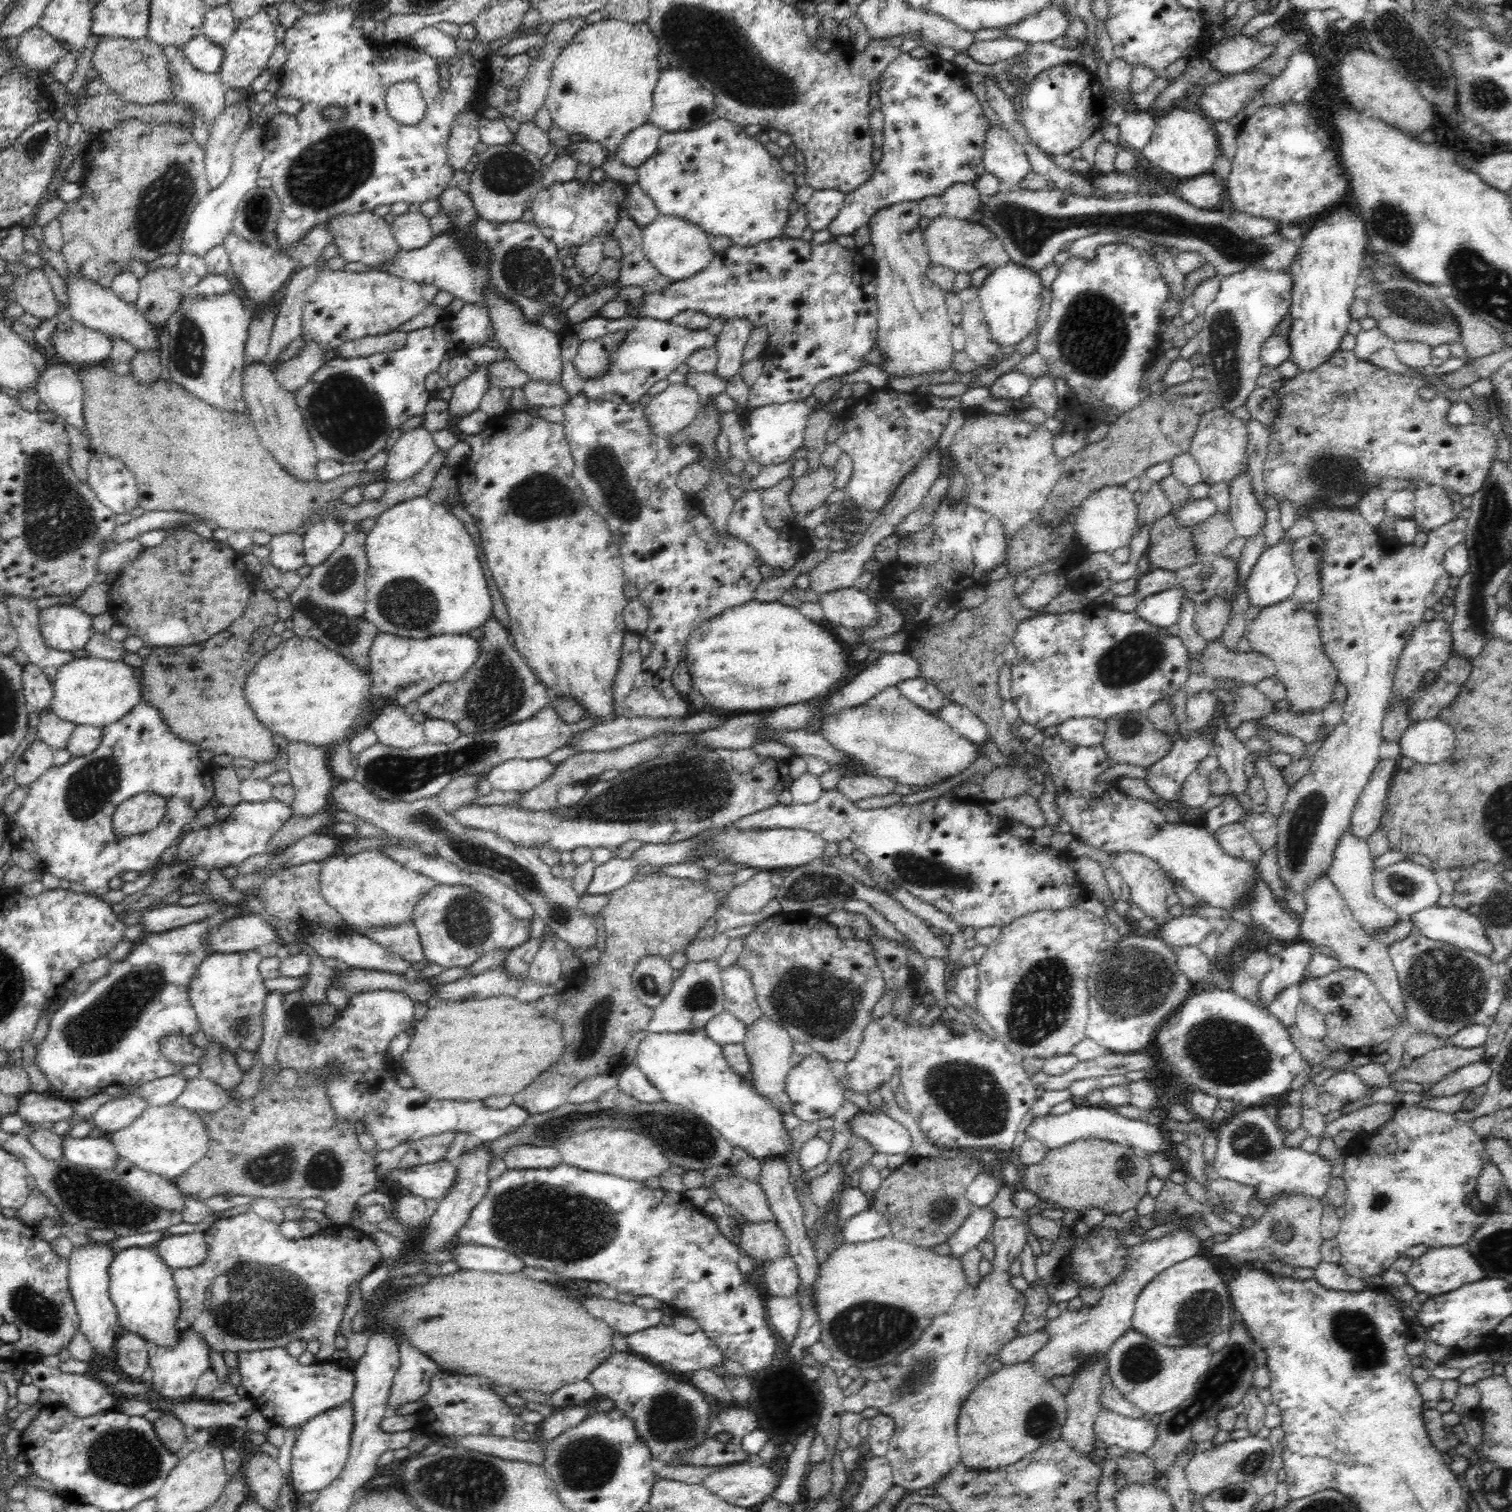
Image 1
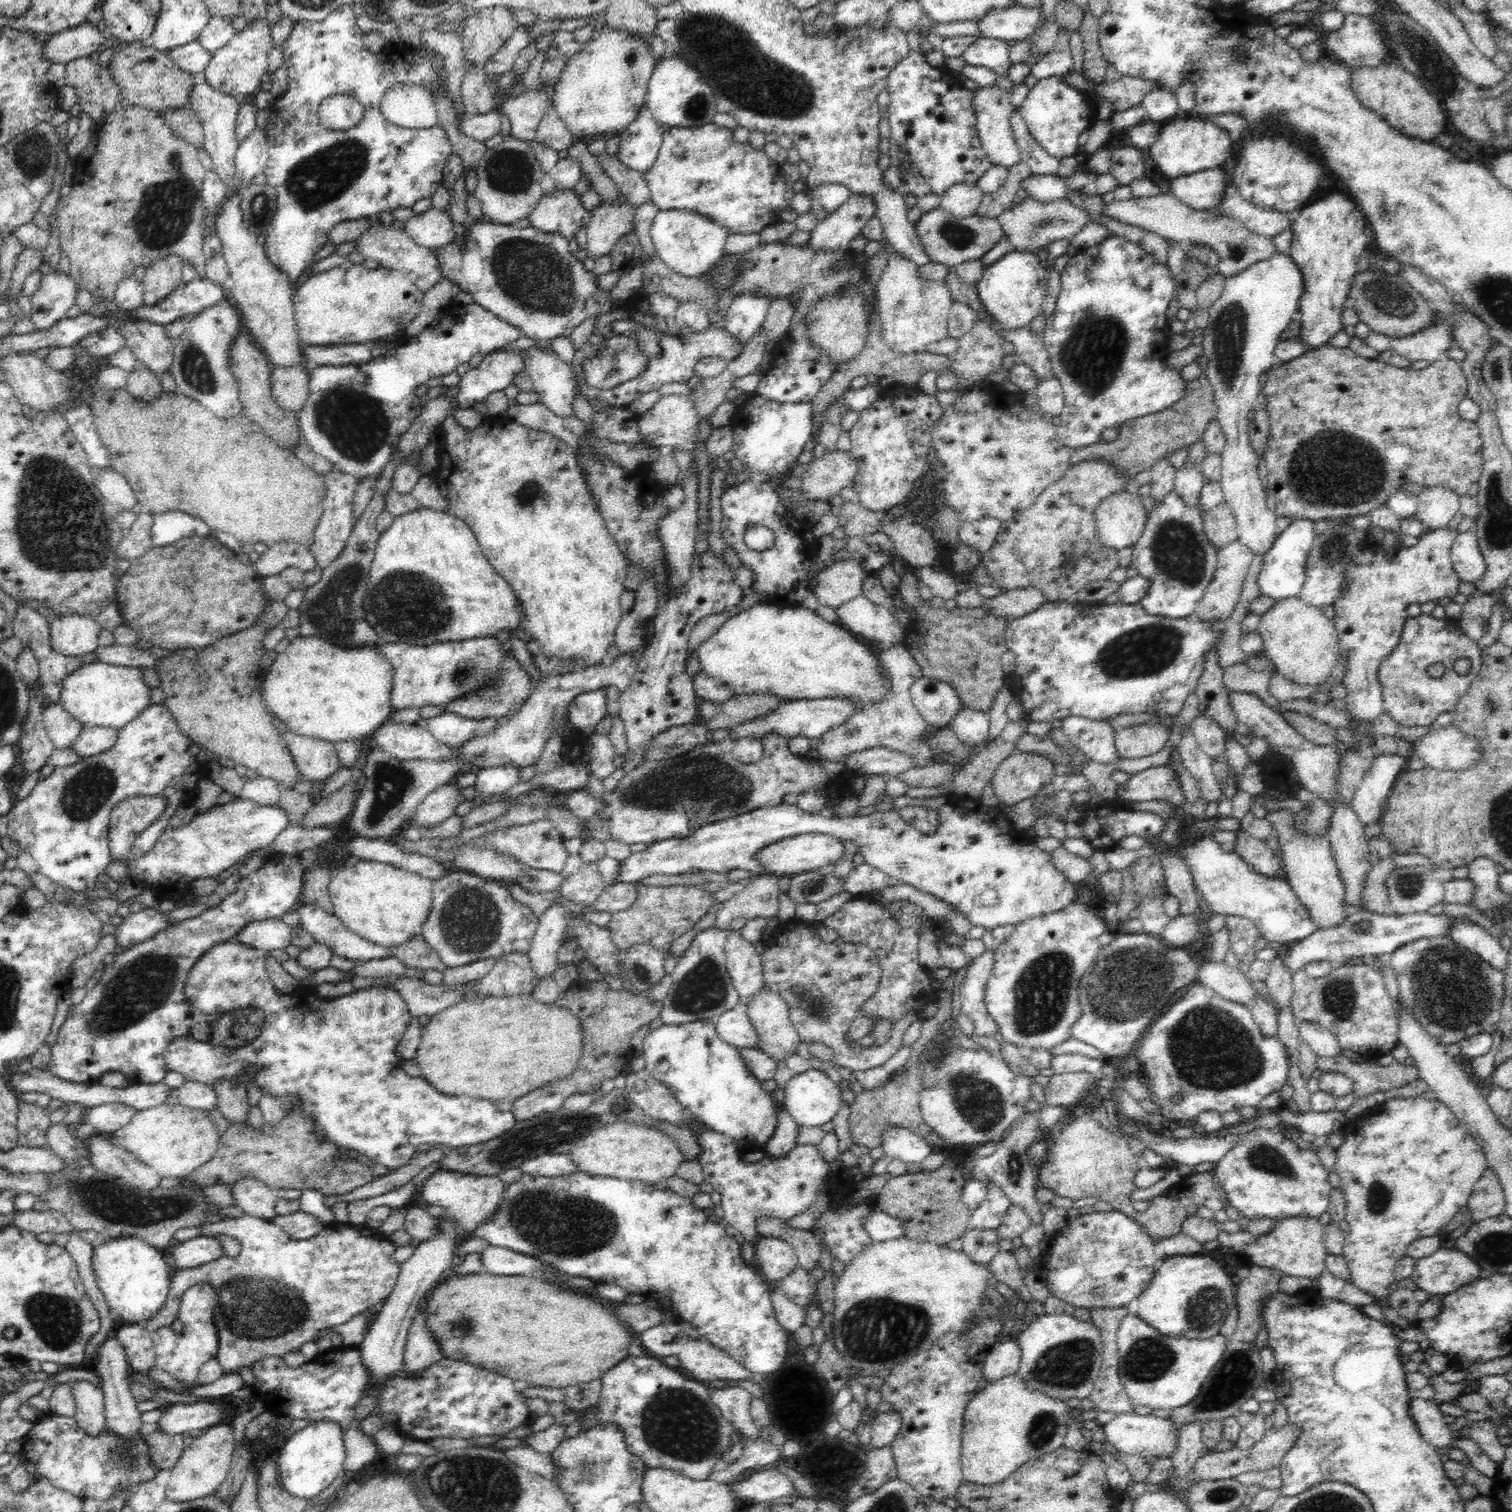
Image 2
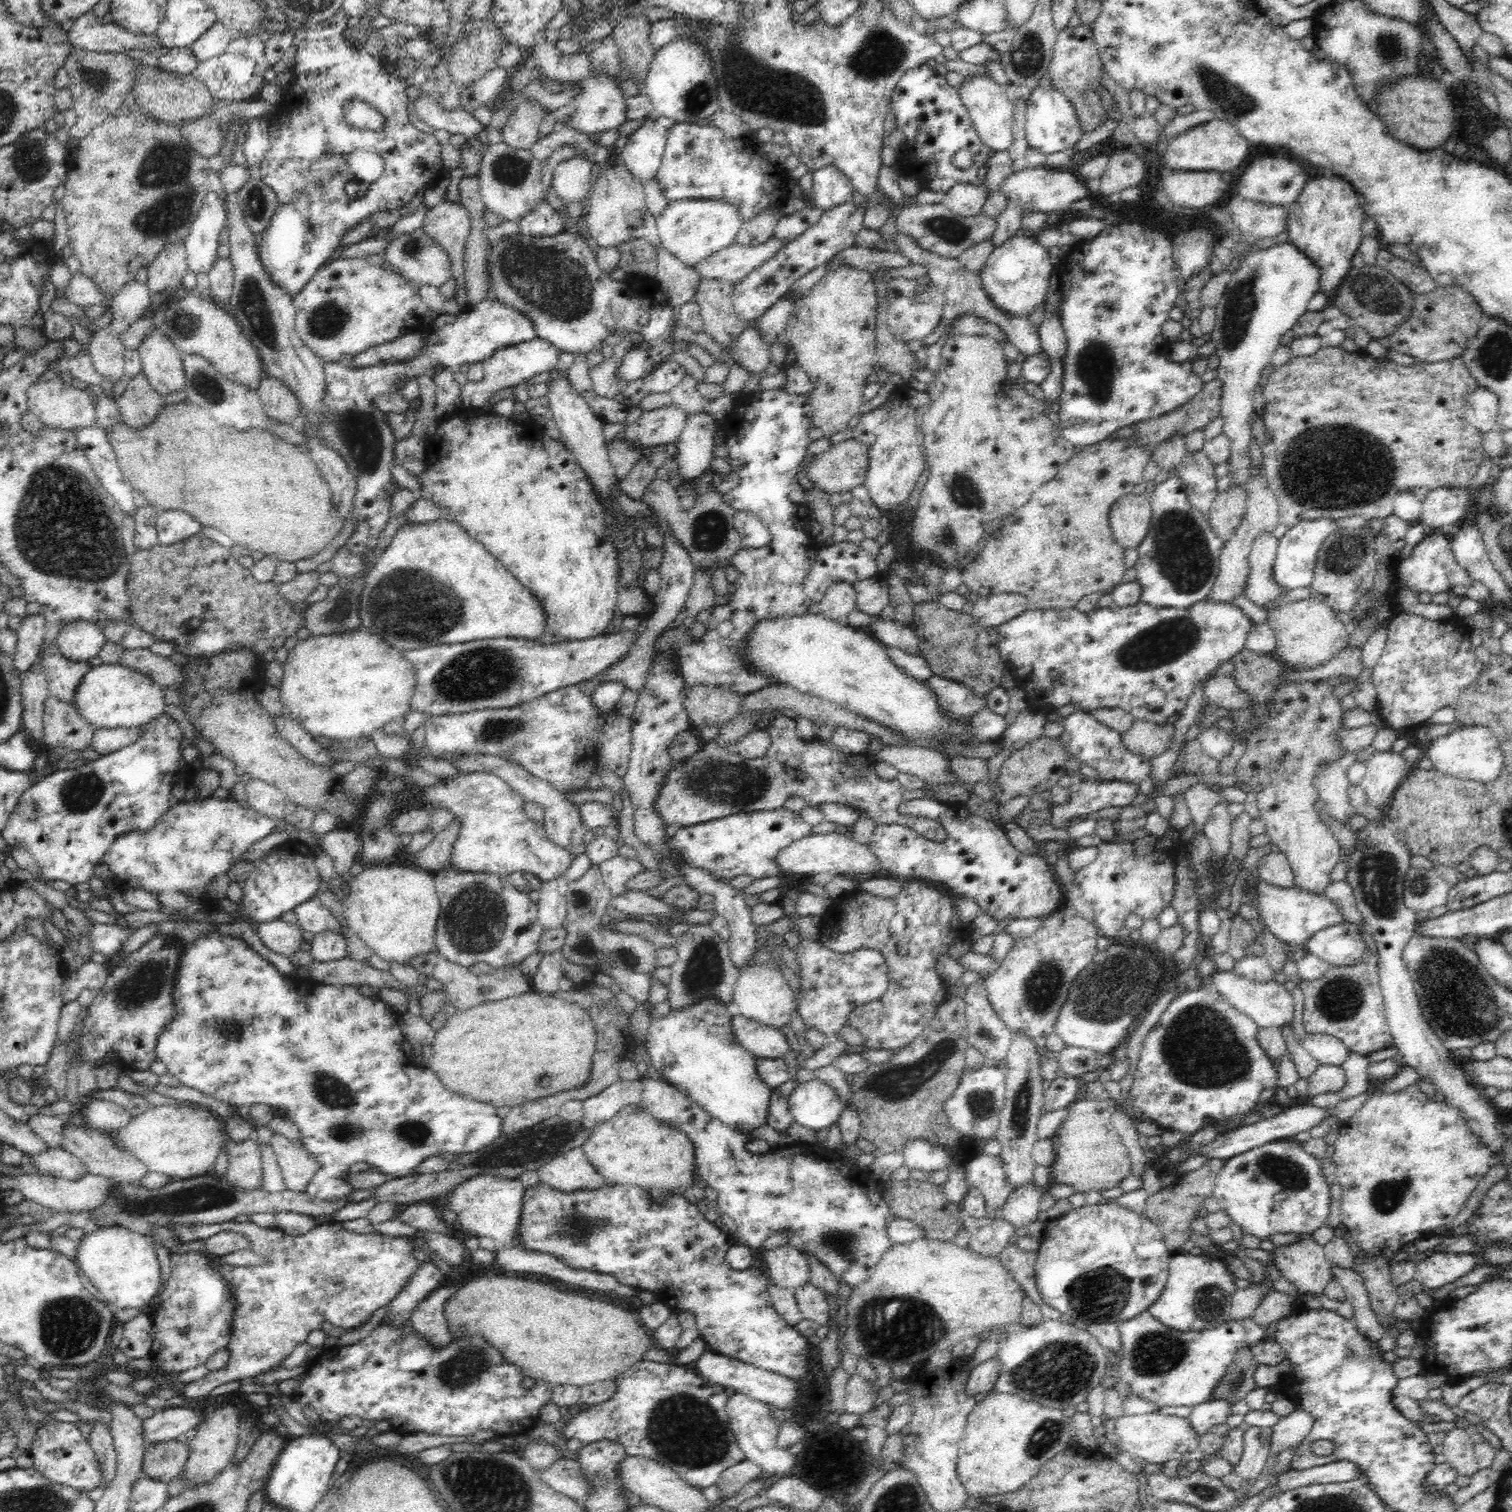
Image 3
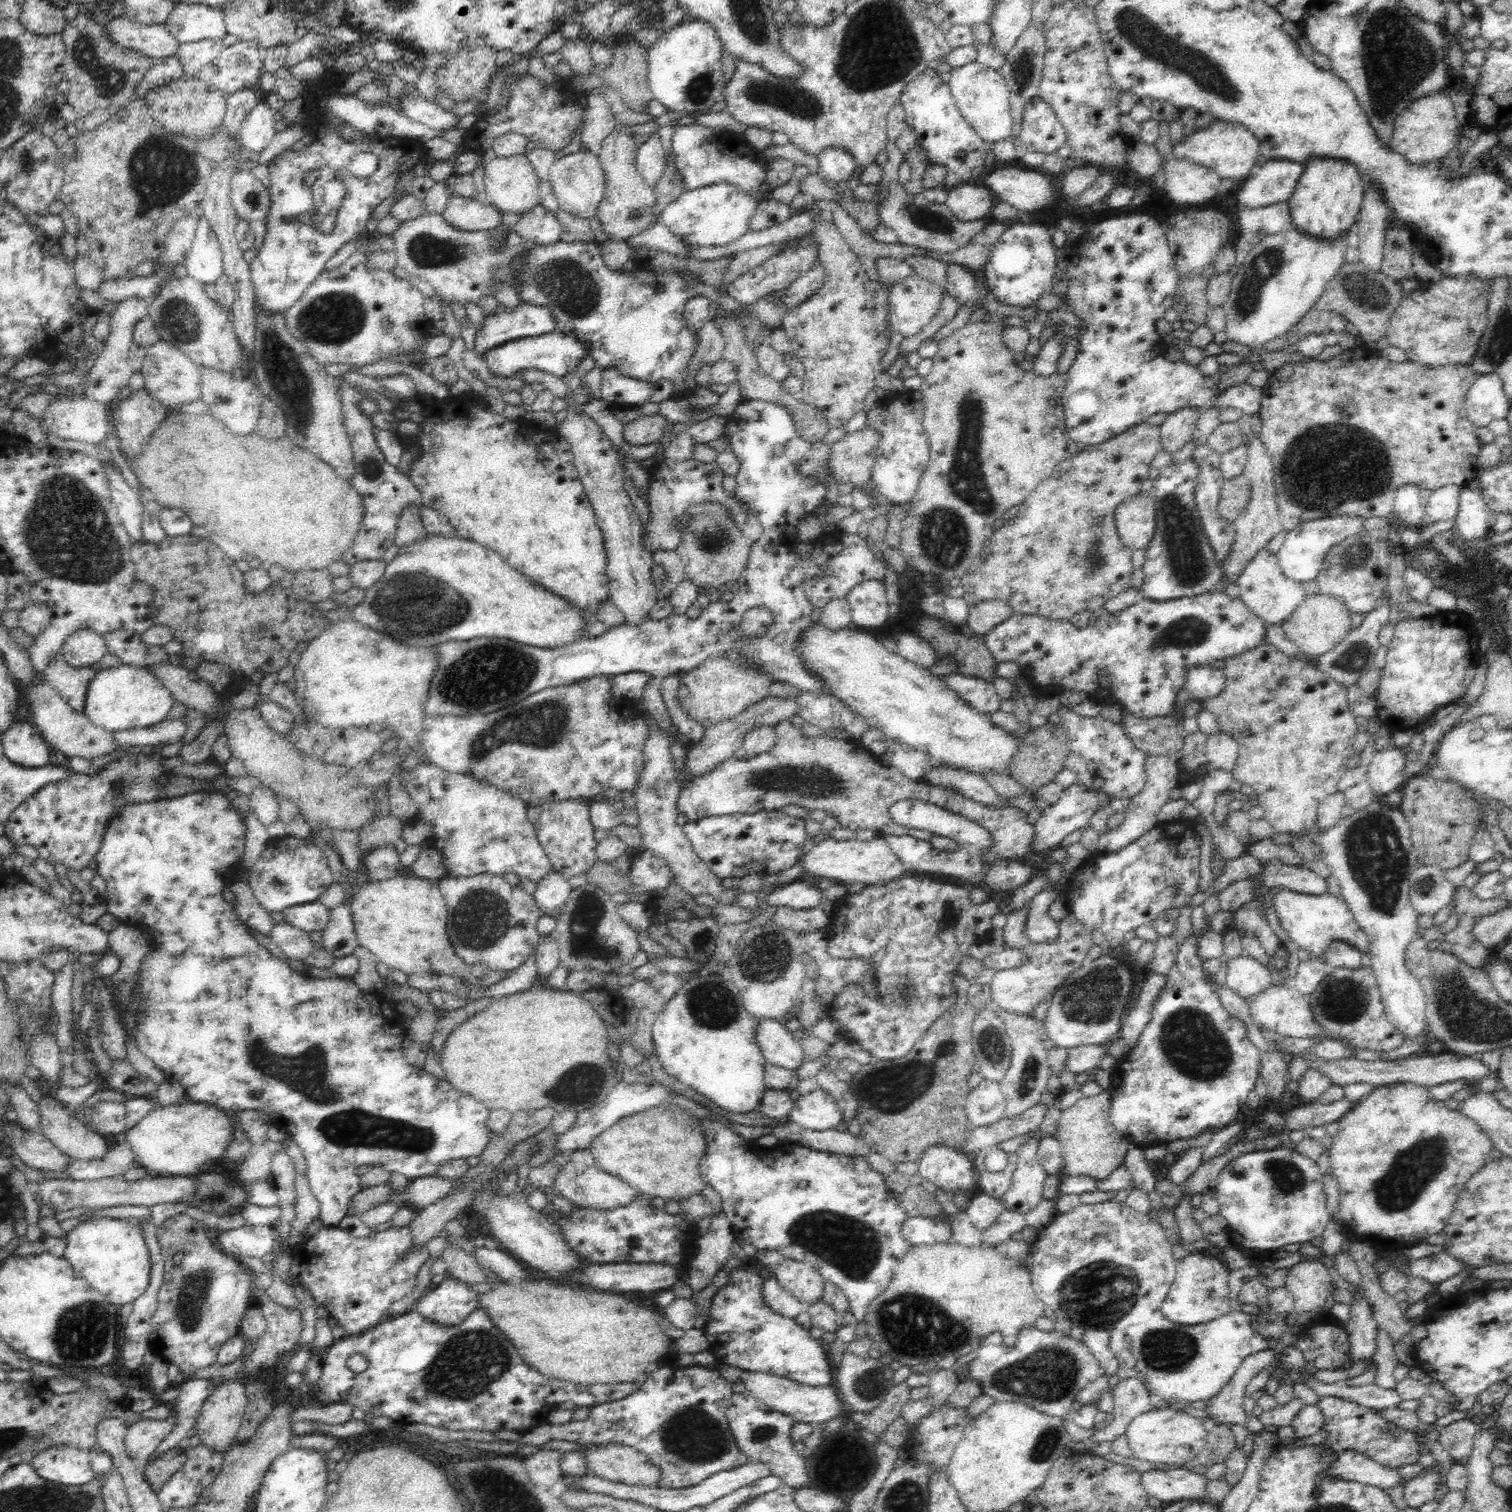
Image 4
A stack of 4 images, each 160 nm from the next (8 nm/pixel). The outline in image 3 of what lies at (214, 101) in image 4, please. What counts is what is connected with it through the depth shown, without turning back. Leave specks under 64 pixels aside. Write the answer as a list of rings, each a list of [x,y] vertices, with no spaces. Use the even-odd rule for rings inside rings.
[[[142,64],[134,72],[131,94],[136,98],[136,103],[144,113],[162,122],[177,124],[207,116],[206,112],[212,108],[212,102],[214,102],[208,87],[204,86],[204,83],[194,74],[180,75],[166,72],[156,66],[148,67]]]

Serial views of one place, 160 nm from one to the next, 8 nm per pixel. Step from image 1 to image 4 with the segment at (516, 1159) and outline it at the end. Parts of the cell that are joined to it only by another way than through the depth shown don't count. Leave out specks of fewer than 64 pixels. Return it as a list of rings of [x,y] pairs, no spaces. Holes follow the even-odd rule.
[[[590,1148],[571,1152],[568,1162],[562,1166],[558,1176],[554,1176],[552,1188],[560,1196],[571,1201],[576,1207],[610,1211],[614,1208],[628,1207],[639,1193],[634,1187],[626,1184],[620,1178],[608,1174],[595,1166],[595,1160]]]

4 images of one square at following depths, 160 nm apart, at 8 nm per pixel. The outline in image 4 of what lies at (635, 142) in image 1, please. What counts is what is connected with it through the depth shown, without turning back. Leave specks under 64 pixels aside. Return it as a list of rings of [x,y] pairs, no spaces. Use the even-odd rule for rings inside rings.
[[[658,132],[640,139],[636,152],[637,172],[644,177],[647,185],[656,186],[665,167],[664,148]]]

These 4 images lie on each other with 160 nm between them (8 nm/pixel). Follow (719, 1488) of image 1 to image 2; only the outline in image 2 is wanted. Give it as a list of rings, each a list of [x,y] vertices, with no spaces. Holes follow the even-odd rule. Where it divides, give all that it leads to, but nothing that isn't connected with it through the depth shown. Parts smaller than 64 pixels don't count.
[[[776,1468],[754,1471],[753,1474],[744,1477],[740,1482],[734,1482],[729,1486],[732,1497],[737,1502],[750,1498],[752,1502],[762,1503],[796,1494],[792,1480]]]

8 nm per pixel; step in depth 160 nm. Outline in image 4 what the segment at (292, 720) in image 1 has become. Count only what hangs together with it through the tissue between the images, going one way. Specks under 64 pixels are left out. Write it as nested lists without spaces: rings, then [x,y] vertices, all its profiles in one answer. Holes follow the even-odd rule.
[[[351,617],[330,624],[308,643],[293,674],[296,684],[294,697],[305,715],[325,728],[356,728],[379,723],[414,748],[421,742],[423,723],[427,716],[424,714],[424,702],[428,700],[430,680],[436,668],[438,656],[434,654],[434,648],[414,650],[390,636],[384,636],[384,633],[365,627]]]

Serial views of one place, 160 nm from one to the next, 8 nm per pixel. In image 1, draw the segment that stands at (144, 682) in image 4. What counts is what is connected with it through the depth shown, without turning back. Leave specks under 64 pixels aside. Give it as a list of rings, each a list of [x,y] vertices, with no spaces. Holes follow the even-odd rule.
[[[82,657],[70,660],[58,669],[53,682],[50,710],[61,720],[76,725],[104,728],[115,724],[142,701],[142,689],[136,668],[118,660]]]

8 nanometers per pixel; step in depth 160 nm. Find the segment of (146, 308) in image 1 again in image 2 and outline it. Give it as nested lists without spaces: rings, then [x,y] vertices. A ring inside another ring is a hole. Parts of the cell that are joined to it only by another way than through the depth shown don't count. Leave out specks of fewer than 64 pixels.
[[[170,254],[144,268],[145,275],[140,281],[143,286],[142,306],[160,304],[176,290],[177,286],[184,283],[184,262],[178,255]]]

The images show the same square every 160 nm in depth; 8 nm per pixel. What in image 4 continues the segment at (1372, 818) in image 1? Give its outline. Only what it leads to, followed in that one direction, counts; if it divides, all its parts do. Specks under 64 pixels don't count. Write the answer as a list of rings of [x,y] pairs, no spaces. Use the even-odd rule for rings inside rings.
[[[1393,745],[1375,753],[1368,766],[1367,780],[1376,796],[1389,795],[1401,790],[1408,778],[1402,774],[1406,769],[1406,754]]]

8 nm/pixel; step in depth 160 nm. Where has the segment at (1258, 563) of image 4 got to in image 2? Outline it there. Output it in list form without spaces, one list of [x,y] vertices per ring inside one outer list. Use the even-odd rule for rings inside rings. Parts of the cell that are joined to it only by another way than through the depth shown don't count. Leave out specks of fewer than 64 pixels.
[[[1274,254],[1268,260],[1252,264],[1236,276],[1227,278],[1222,294],[1208,309],[1210,322],[1202,334],[1203,354],[1208,358],[1208,366],[1204,372],[1214,388],[1217,406],[1216,419],[1221,424],[1225,436],[1225,445],[1220,454],[1222,457],[1220,486],[1224,500],[1230,505],[1232,514],[1236,517],[1238,539],[1252,550],[1252,554],[1260,554],[1260,556],[1264,556],[1270,550],[1270,546],[1274,544],[1279,533],[1276,524],[1277,516],[1266,505],[1265,489],[1262,487],[1256,469],[1258,459],[1250,447],[1248,424],[1250,424],[1251,413],[1258,404],[1258,395],[1261,394],[1260,376],[1276,363],[1274,350],[1276,350],[1279,336],[1288,324],[1299,316],[1300,296],[1303,292],[1304,278],[1292,258],[1286,254]]]

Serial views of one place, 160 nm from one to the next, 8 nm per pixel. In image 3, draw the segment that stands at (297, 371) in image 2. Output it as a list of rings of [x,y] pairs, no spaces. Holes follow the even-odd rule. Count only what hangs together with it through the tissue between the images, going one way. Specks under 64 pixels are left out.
[[[264,377],[257,390],[264,412],[274,421],[292,424],[298,416],[299,400],[288,385]]]

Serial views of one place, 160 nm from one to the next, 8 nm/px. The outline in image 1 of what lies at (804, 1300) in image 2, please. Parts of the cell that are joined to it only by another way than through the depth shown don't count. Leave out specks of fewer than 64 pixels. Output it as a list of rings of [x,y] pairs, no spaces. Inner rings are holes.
[[[788,1254],[760,1265],[764,1267],[765,1282],[768,1285],[766,1291],[770,1296],[794,1296],[794,1292],[799,1290],[801,1278],[795,1261]]]

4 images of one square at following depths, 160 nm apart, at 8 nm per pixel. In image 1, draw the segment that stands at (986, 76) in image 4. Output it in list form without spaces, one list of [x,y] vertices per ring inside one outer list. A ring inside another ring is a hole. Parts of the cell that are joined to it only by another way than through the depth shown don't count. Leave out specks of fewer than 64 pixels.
[[[988,127],[983,161],[986,171],[1006,184],[1019,184],[1032,172],[1023,148],[1004,127]]]

